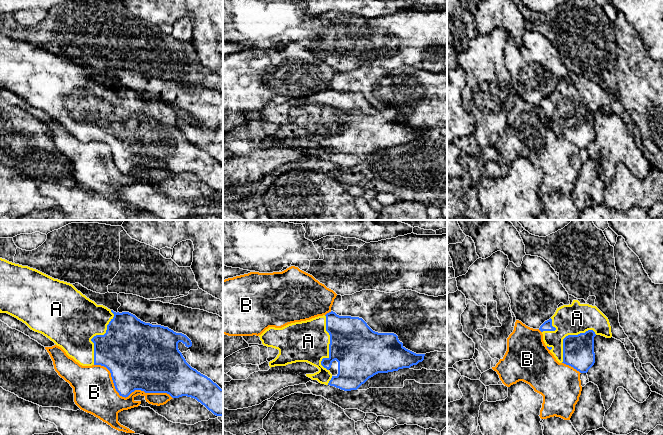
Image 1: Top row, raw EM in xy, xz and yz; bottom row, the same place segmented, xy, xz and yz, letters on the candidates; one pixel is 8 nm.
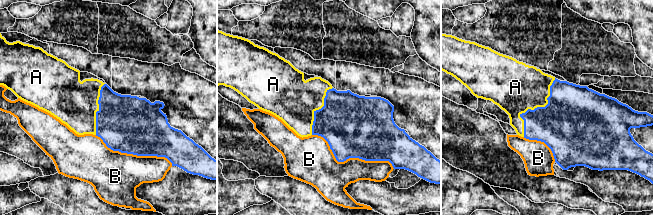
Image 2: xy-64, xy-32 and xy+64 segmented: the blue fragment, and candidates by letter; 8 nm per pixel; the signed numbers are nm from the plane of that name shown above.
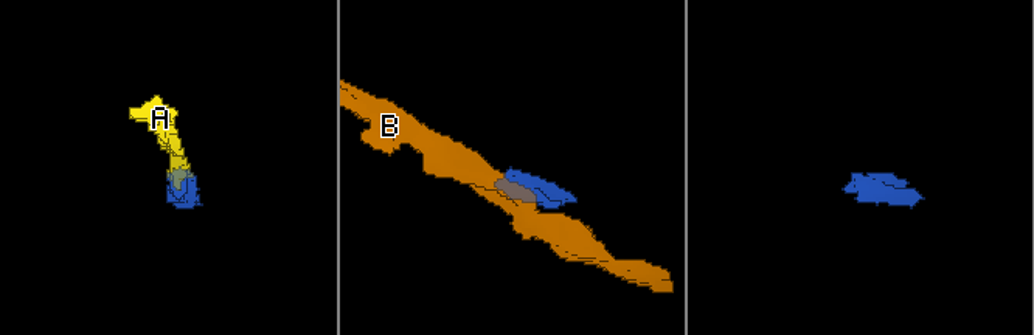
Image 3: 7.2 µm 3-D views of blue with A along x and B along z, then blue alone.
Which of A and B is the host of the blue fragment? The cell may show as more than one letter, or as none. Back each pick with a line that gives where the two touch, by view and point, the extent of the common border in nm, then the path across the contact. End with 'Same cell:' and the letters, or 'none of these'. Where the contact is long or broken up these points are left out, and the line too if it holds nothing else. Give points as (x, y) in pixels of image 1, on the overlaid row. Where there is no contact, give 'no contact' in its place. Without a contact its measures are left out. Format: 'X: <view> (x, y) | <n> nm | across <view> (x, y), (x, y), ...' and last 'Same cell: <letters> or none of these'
A: xy (96, 335) | 460 nm
Same cell: A

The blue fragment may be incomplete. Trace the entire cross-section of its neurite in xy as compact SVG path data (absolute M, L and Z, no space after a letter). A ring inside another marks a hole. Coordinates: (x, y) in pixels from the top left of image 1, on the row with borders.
M0 258L0 313L7 313L25 323L31 330L43 334L51 341L53 341L57 346L61 347L69 357L73 358L80 365L101 365L106 367L111 373L116 391L122 397L128 397L135 390L141 390L145 393L167 393L172 398L187 396L196 399L214 415L223 417L223 389L221 389L210 378L192 368L186 362L182 353L178 349L178 343L182 342L186 347L189 348L192 346L192 342L186 335L182 333L176 333L168 327L164 327L161 325L152 325L150 323L145 323L129 312L116 313L103 305L97 305L94 301L87 298L70 283L54 279L36 269L15 264L2 258Z

